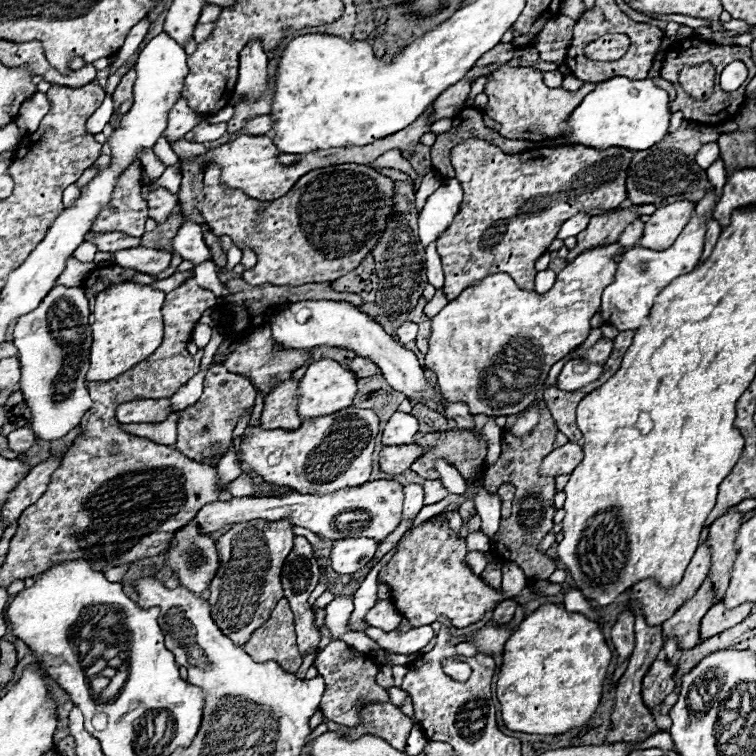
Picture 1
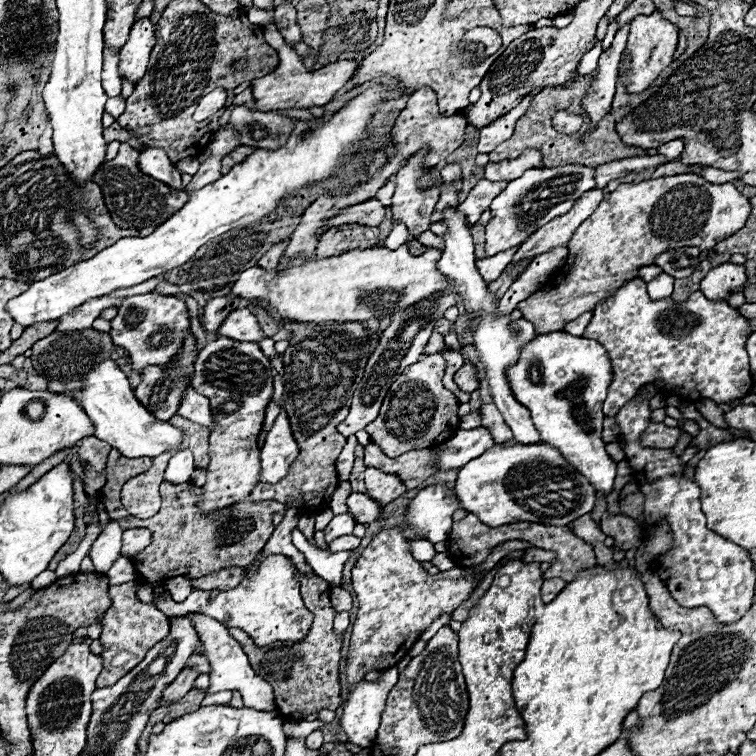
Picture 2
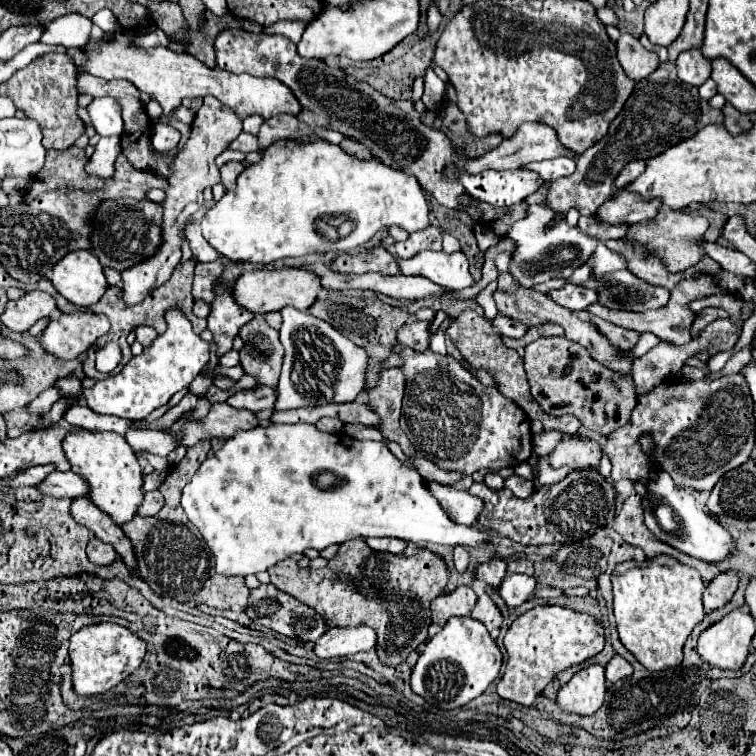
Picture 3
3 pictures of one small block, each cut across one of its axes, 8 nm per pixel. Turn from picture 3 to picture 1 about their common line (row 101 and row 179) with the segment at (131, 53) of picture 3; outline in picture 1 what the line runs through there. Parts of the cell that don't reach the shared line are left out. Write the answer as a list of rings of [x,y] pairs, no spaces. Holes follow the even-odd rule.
[[[432,106],[418,116],[408,128],[396,132],[394,136],[388,138],[380,138],[368,146],[352,146],[352,148],[328,148],[328,150],[316,150],[310,154],[300,154],[300,160],[284,166],[278,162],[278,148],[274,146],[272,138],[268,136],[248,136],[242,134],[236,140],[222,144],[218,148],[208,150],[202,156],[202,170],[216,164],[220,166],[220,182],[226,188],[234,188],[234,190],[242,190],[246,192],[250,198],[258,198],[258,200],[276,200],[280,196],[284,196],[292,184],[296,184],[296,180],[300,176],[304,176],[306,172],[310,172],[312,168],[322,168],[322,166],[332,166],[332,164],[346,164],[346,162],[356,162],[356,164],[370,164],[374,162],[378,156],[382,156],[388,150],[400,150],[402,154],[406,152],[414,152],[414,148],[420,144],[420,138],[430,132],[430,116],[432,116]],[[168,166],[164,174],[154,182],[156,188],[168,188],[170,192],[178,192],[182,181],[182,170],[176,170],[176,166]]]

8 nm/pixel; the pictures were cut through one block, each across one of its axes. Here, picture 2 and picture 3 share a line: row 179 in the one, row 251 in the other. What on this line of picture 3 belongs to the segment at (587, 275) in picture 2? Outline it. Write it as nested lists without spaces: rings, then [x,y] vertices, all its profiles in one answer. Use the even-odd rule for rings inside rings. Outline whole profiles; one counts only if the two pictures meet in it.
[[[662,206],[654,220],[632,224],[626,236],[630,240],[646,244],[652,252],[656,252],[668,264],[670,272],[680,272],[696,264],[704,256],[704,250],[698,246],[698,240],[702,240],[702,234],[706,230],[708,230],[708,220],[704,216],[686,216],[668,206]]]

